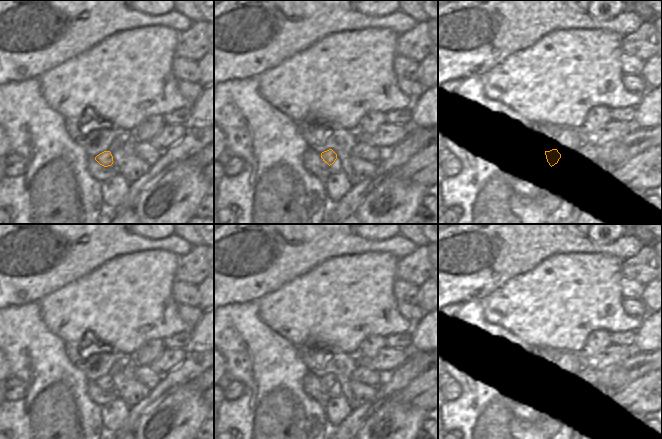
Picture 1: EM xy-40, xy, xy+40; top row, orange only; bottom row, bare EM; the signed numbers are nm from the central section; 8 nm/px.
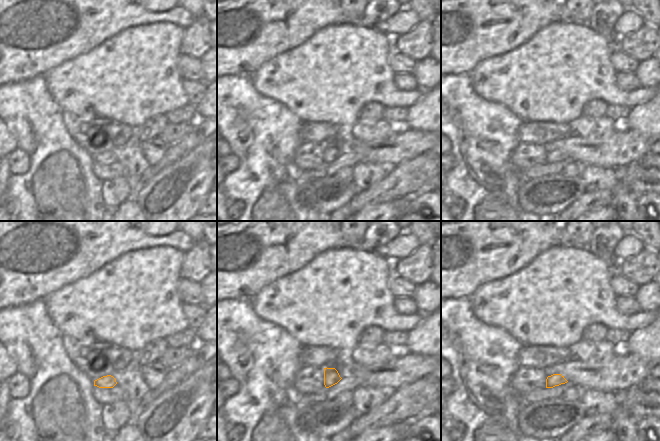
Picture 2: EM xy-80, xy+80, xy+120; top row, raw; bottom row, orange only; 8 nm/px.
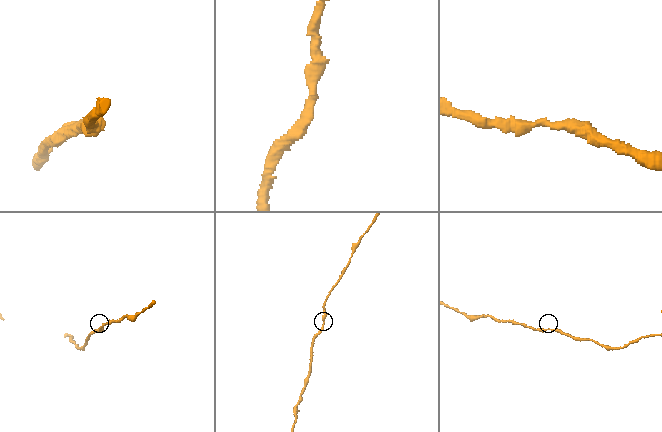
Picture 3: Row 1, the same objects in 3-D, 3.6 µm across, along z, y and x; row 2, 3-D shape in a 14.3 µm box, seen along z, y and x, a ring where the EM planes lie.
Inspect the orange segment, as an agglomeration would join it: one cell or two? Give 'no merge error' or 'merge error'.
no merge error

